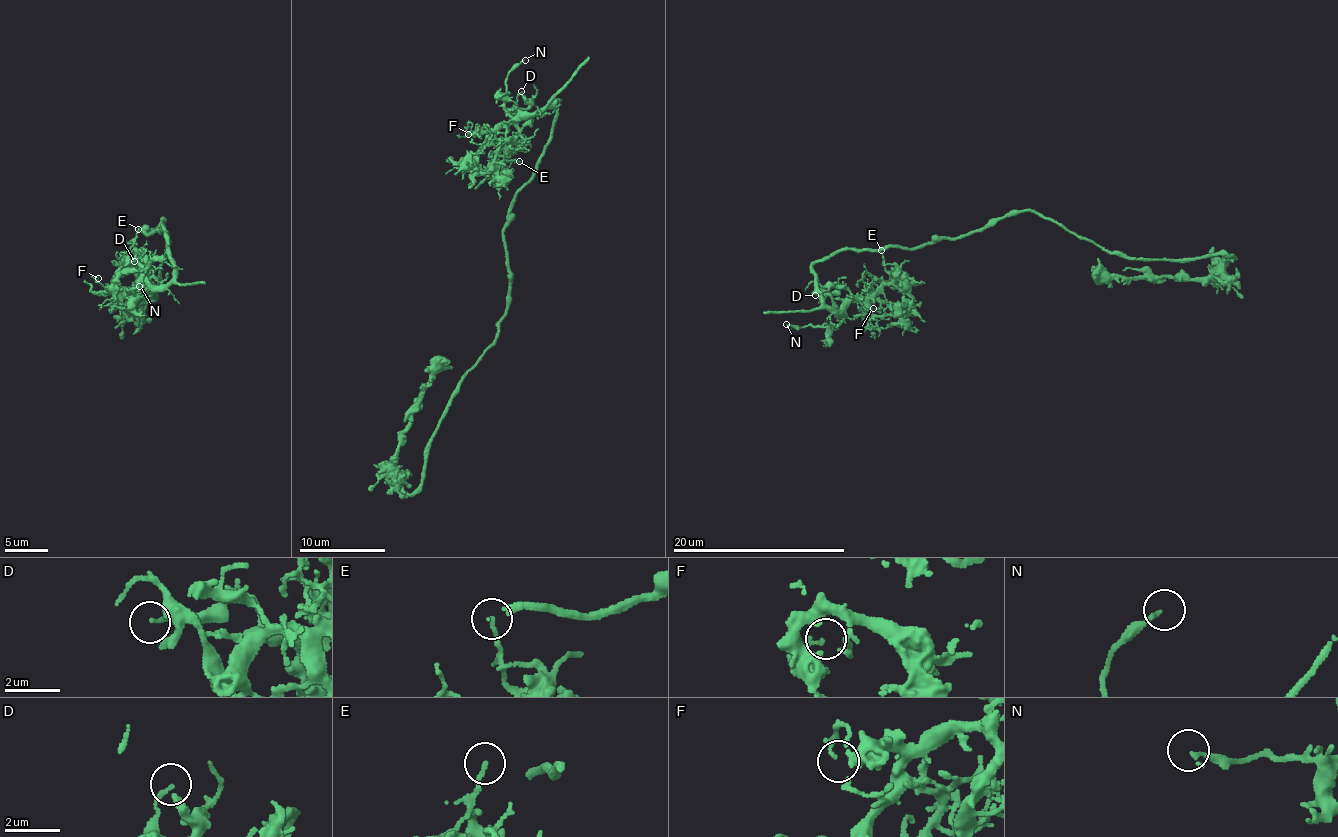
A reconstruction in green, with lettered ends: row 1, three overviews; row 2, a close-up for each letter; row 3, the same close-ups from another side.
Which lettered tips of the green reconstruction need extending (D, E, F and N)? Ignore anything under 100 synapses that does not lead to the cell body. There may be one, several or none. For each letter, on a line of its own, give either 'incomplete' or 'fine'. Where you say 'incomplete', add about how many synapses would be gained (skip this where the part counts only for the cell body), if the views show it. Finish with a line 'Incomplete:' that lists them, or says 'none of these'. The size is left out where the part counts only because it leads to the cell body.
D: fine
E: fine
F: fine
N: fine
Incomplete: none of these

